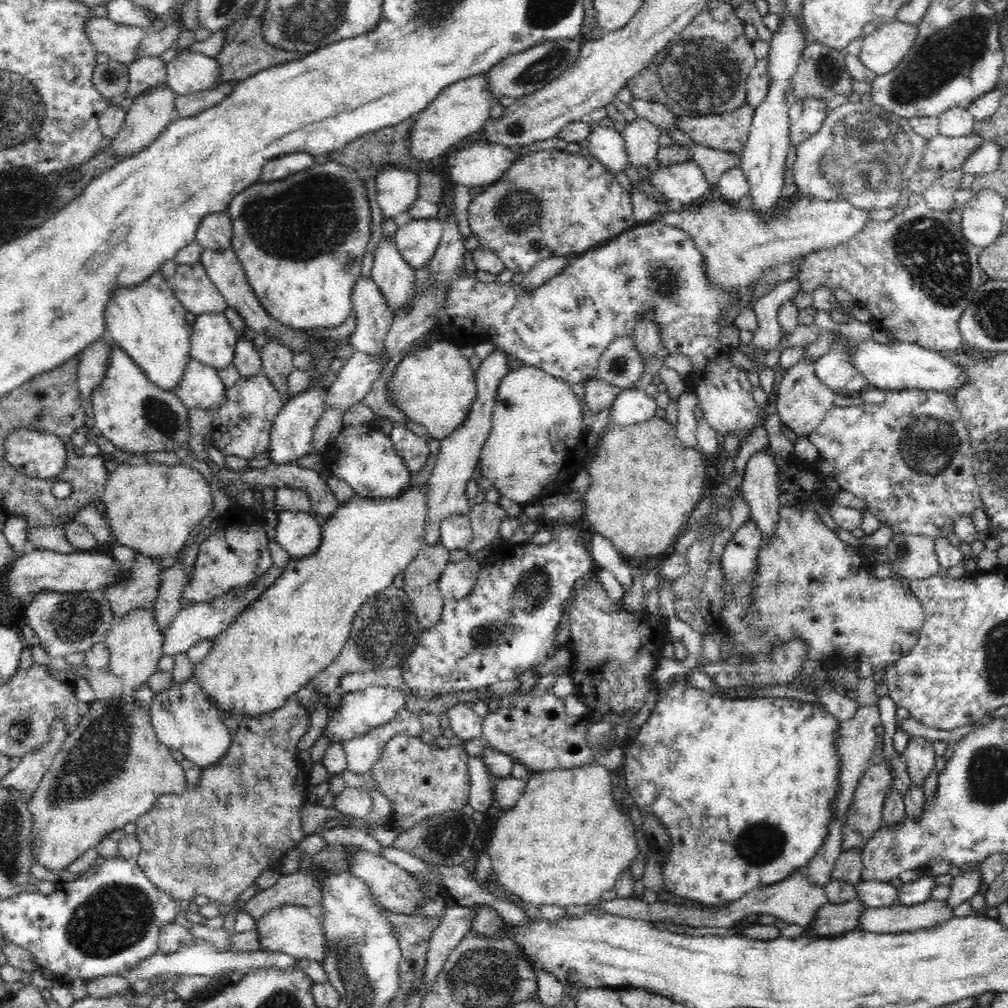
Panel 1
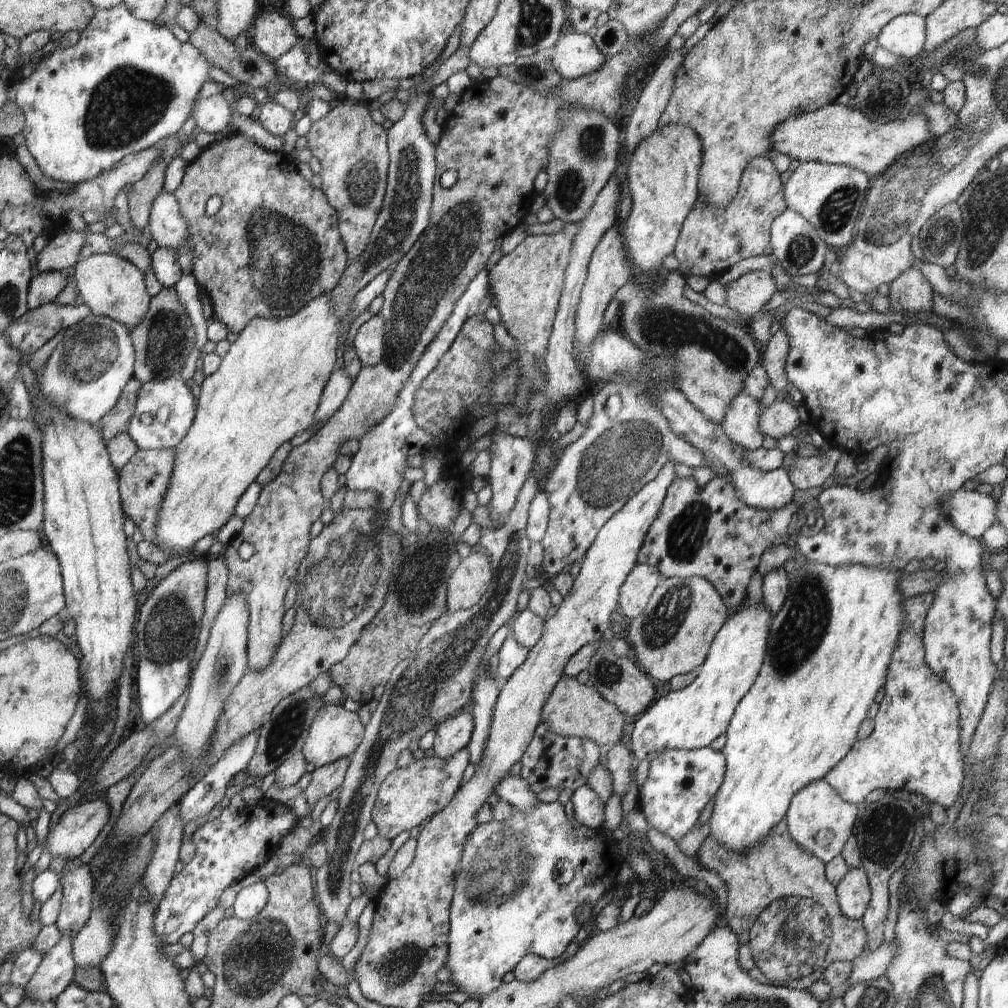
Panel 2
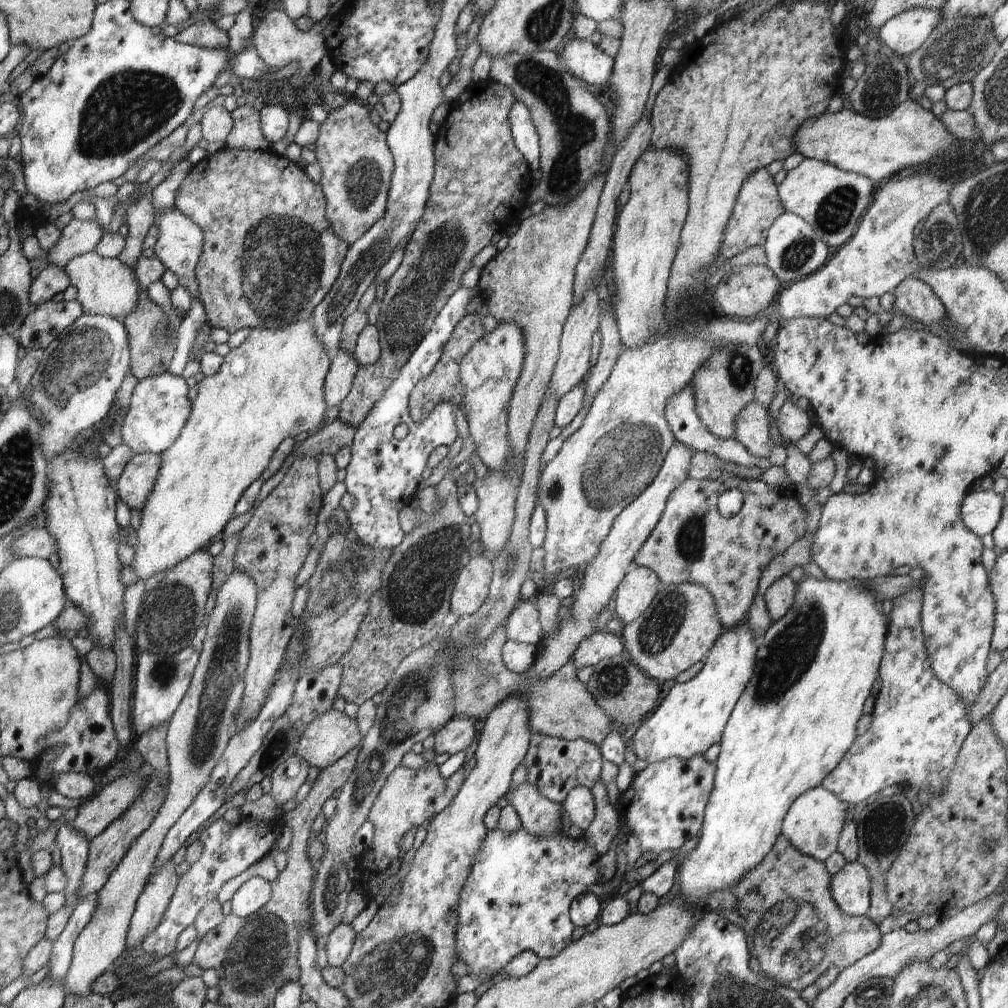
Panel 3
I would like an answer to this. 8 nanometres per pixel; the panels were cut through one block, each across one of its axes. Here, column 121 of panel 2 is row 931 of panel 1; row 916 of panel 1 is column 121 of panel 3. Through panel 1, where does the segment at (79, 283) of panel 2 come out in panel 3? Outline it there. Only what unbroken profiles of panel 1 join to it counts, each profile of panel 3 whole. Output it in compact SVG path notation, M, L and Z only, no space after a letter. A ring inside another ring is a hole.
M91 251L72 258L72 261L64 266L64 271L68 274L71 285L77 288L77 302L80 302L85 313L115 317L136 310L141 287L135 278L134 270L124 266L118 258L102 257Z

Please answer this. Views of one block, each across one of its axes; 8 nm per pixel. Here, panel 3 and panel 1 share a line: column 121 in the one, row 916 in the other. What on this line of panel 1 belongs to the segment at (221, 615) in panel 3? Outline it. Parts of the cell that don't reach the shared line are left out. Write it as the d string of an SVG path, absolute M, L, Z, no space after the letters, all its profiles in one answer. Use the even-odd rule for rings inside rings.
M930 899L910 906L866 907L858 928L880 934L914 932L940 926L952 918L954 910L944 900Z

